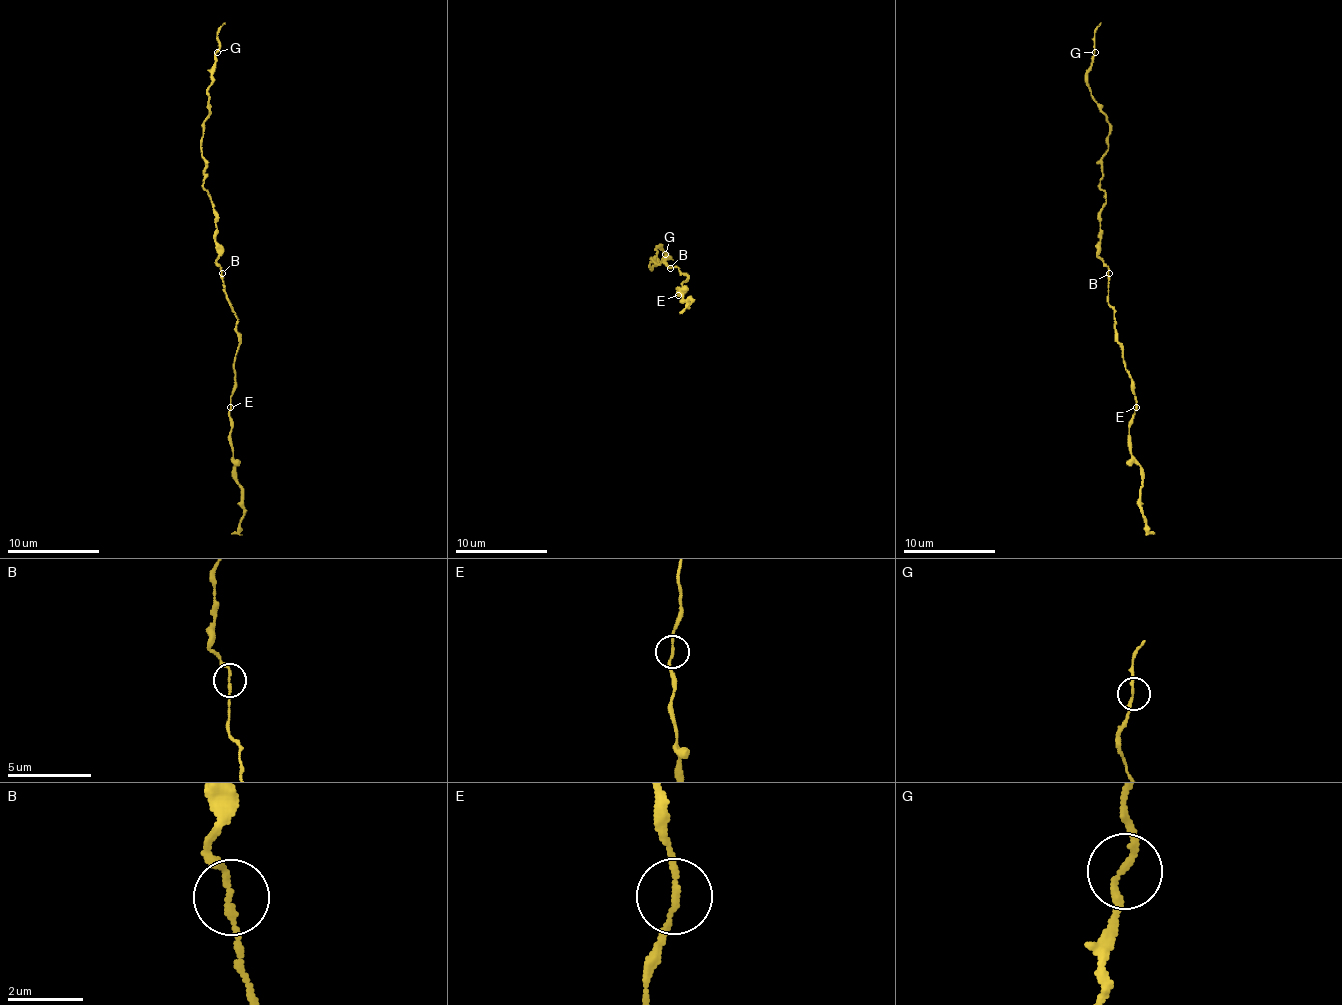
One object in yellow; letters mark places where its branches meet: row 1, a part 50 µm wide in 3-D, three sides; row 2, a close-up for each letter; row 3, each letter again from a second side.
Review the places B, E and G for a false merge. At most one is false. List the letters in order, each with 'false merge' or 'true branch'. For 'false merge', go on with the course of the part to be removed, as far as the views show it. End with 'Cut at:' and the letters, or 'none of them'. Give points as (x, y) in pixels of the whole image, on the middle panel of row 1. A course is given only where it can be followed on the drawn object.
B: true branch
E: true branch
G: true branch
Cut at: none of them

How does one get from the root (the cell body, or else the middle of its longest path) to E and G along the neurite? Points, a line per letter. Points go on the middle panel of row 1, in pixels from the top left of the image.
E: (672, 268), (686, 272), (684, 274), (688, 277), (681, 284), (684, 288), (679, 295)
G: (672, 268), (665, 263), (665, 256), (658, 265), (651, 258), (649, 268), (656, 263), (658, 247), (665, 254)

